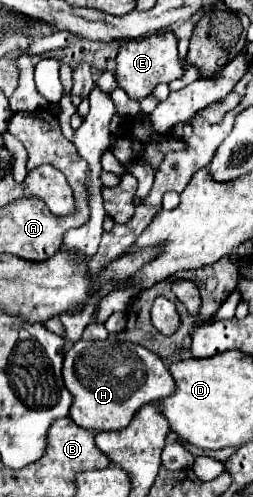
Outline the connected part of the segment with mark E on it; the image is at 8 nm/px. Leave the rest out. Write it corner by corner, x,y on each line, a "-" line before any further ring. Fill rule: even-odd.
172,31
154,33
154,35
132,39
132,41
122,41
118,55
116,55
116,71
114,71
118,87
124,89
130,99
142,101
144,97
148,97
154,91
158,83
170,83
174,79
180,79
184,73
184,67
178,57
176,45
178,41

